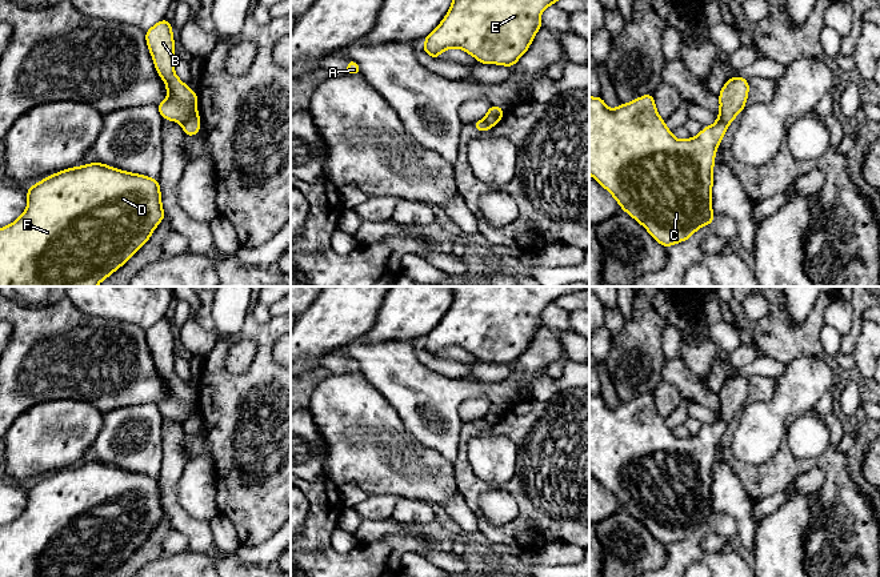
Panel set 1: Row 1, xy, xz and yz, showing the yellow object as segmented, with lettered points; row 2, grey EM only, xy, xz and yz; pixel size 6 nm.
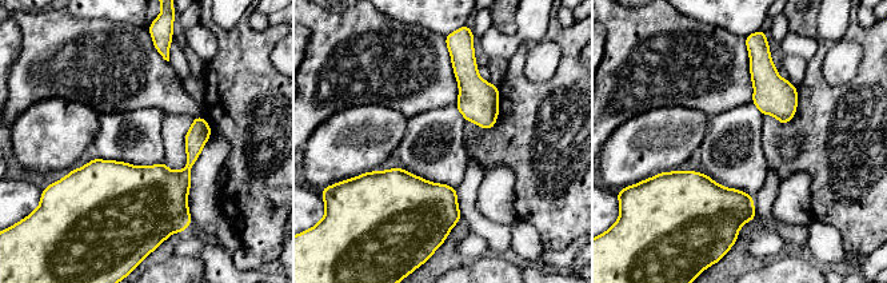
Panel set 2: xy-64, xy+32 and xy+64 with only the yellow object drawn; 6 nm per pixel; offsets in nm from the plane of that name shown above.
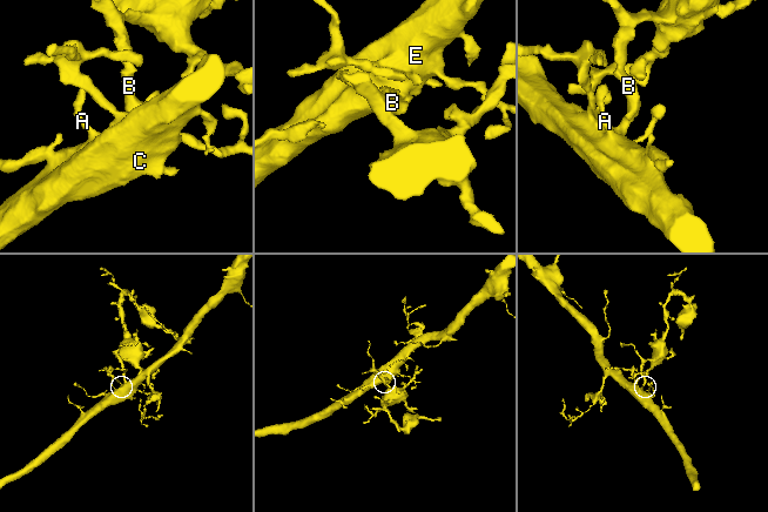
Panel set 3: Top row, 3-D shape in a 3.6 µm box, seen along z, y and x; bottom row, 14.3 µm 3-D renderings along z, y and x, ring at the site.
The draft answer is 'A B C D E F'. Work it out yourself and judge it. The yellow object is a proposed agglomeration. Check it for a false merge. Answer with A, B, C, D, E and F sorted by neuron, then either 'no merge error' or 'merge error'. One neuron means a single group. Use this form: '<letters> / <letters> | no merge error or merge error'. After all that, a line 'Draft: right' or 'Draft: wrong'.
A C D E F / B | merge error
Draft: wrong

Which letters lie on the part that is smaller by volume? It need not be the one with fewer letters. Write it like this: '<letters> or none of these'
B

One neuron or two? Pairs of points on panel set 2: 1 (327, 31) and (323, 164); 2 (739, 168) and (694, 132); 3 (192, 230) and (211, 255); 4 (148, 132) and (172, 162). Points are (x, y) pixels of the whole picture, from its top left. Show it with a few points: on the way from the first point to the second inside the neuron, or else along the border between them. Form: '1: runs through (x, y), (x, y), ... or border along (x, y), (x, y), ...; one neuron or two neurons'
1: border along (352, 106), (328, 116), (307, 140); two neurons
2: border along (710, 118), (707, 134), (696, 151); two neurons
3: runs through (199, 232), (208, 242), (210, 248); one neuron
4: border along (162, 122), (166, 160); two neurons

